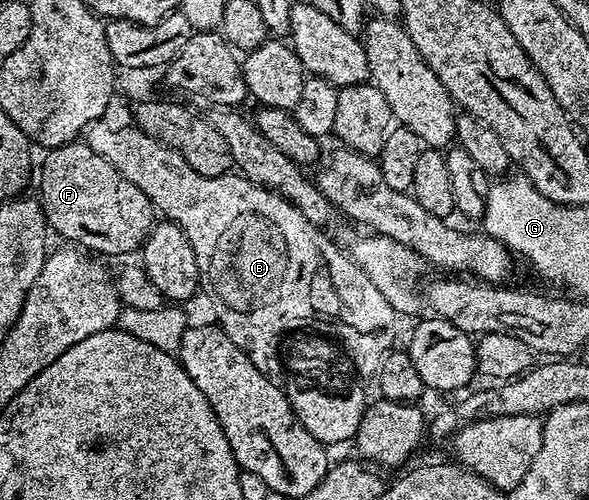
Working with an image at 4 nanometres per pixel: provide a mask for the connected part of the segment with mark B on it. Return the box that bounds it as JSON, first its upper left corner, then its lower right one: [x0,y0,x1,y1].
[84,123,396,381]

